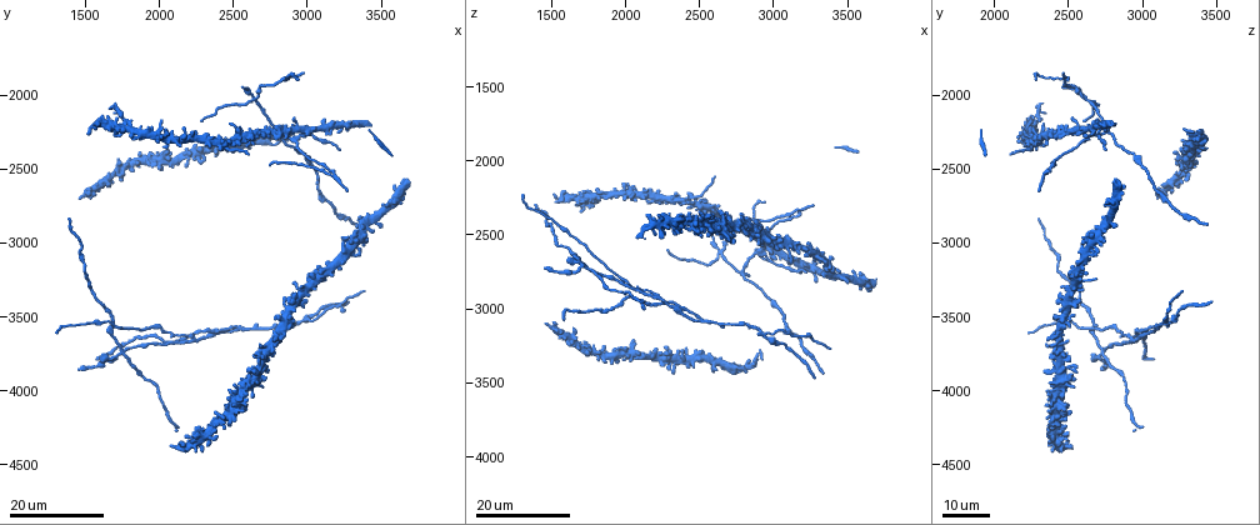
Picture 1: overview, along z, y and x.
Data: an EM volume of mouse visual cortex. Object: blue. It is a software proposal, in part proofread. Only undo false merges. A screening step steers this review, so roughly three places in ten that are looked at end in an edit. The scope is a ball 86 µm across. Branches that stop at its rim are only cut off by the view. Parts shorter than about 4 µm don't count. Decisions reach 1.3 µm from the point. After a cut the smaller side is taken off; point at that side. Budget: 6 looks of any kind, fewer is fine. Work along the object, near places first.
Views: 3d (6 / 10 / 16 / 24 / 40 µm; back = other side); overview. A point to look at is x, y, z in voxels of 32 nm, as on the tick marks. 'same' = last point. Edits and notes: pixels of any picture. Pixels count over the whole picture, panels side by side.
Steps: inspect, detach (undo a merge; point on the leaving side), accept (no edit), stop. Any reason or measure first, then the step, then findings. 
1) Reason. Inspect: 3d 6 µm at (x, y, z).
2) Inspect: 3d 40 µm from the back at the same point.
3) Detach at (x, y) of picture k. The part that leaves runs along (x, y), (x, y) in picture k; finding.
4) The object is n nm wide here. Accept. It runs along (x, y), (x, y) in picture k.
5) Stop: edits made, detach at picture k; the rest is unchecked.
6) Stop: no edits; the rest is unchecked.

Two arms in line, one across. Inspect: 3d 24 µm at (2240, 3640, 2940).

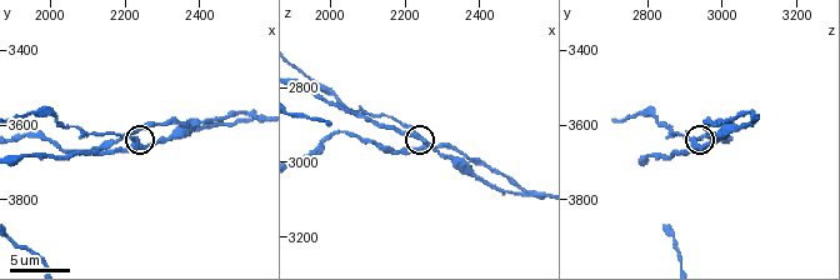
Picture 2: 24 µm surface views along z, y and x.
Inspect: 3d 6 µm at (2230, 3650, 2930).

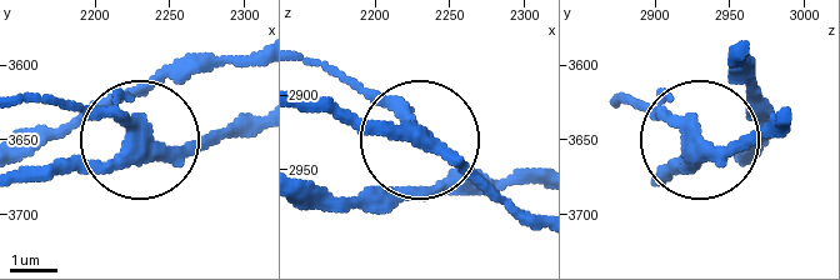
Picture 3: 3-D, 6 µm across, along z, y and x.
Detach at (85, 106) of picture 3. The part that leaves runs along (133, 134), (29, 98) in picture 3; two neurons meet here.

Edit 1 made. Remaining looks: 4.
Inspect: 3d 16 µm at (1740, 3740, 2760).

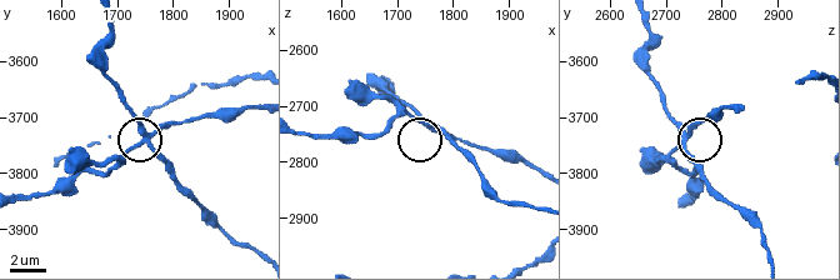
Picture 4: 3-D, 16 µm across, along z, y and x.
Inspect: 3d 6 µm at (1755, 3730, 2735).

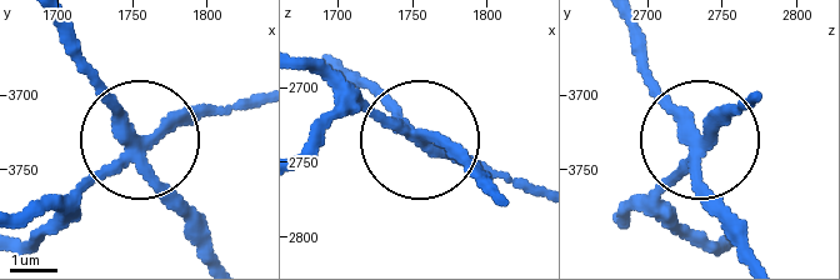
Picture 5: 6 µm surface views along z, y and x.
Detach at (103, 95) of picture 5. The part that leaves runs along (129, 141), (74, 26) in picture 5; a second neuron is stuck on.

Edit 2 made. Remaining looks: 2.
Two arms in line, one across. Inspect: 3d 10 µm at (2530, 3590, 3080).

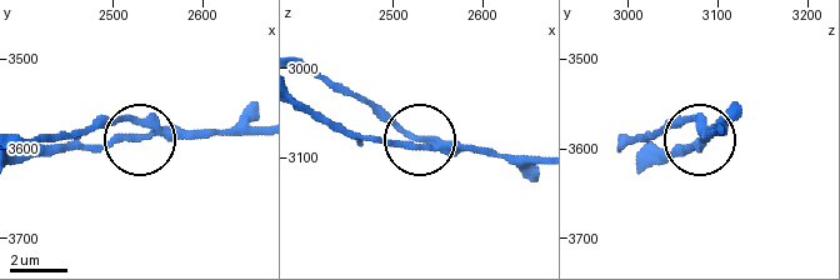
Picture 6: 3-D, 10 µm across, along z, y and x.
3 arms meet here. Detach at (129, 116) of picture 6. The part that leaves runs along (168, 133), (99, 118), (70, 133), (26, 140) in picture 6; two neurons meet here.

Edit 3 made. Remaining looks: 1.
Stop: edits made, detach at picture 3, detach at picture 5, detach at picture 6; the rest is unchecked.

